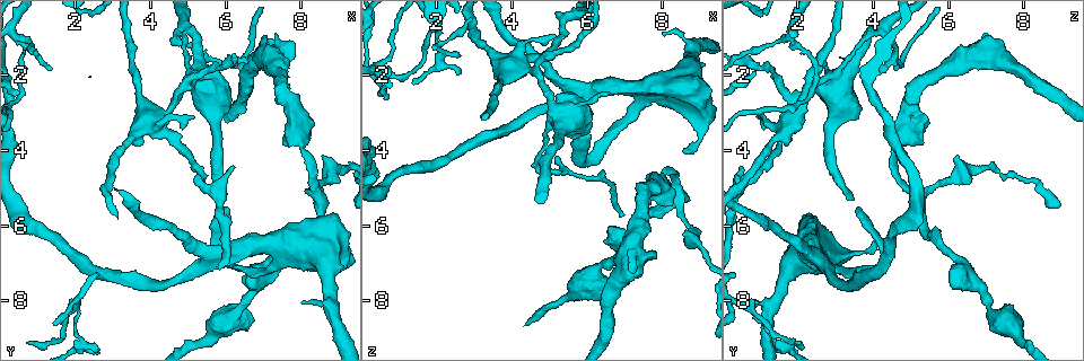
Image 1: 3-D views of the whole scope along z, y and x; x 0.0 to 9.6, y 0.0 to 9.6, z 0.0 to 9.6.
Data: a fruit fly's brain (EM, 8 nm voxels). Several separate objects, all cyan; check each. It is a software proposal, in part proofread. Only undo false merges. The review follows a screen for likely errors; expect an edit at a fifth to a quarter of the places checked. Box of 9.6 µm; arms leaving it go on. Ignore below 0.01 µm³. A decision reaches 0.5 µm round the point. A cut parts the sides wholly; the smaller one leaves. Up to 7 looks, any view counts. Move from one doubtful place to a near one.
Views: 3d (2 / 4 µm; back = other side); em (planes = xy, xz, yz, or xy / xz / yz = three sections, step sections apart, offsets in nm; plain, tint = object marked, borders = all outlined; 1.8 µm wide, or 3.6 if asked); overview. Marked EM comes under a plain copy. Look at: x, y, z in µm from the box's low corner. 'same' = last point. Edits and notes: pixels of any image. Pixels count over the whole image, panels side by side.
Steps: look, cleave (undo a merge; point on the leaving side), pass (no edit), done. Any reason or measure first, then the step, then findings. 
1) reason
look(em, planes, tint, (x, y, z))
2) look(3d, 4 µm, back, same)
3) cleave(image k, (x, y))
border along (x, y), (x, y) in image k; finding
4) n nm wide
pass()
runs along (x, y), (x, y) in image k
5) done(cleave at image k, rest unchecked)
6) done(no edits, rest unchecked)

three-way junction
look(em, planes, borders, (5.75, 6.75, 2.50))

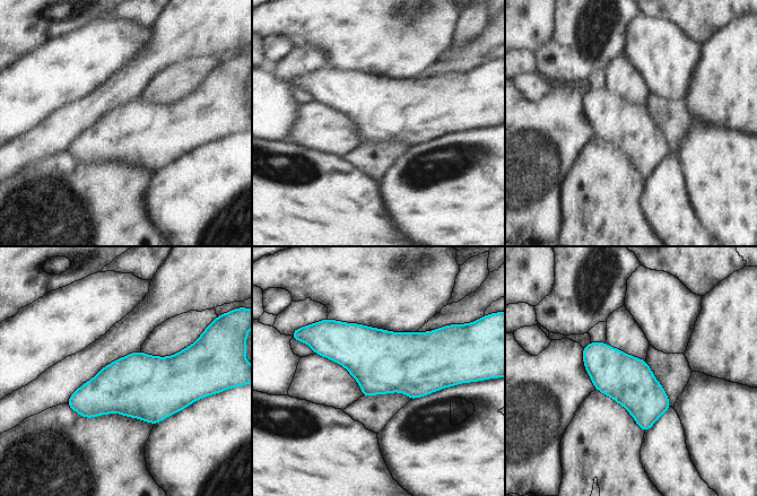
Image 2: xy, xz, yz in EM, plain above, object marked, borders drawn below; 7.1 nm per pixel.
pass()
one neuron here

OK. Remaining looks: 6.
a fork
look(em, 3.6 µm, planes, tint, (4.15, 3.15, 1.80))

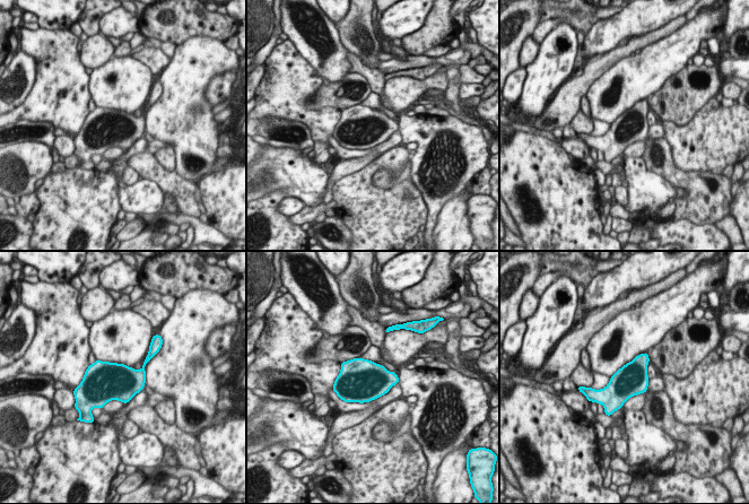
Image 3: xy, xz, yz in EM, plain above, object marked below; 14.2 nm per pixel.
pass()
continuous, no second neuron

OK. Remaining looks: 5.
thick turns thin
look(3d, 4 µm, (5.15, 2.05, 2.85))

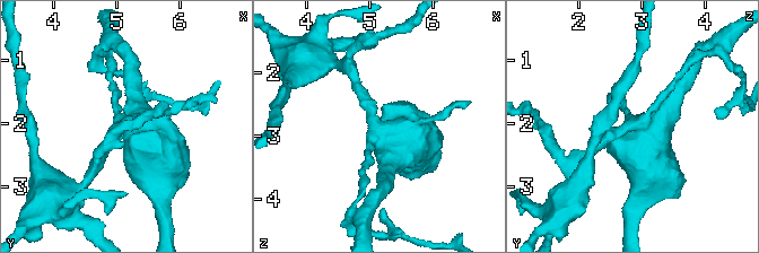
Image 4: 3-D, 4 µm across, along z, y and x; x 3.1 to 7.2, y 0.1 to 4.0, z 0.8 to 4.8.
look(em, xy, step 16, tint, (5.10, 2.10, 2.80))

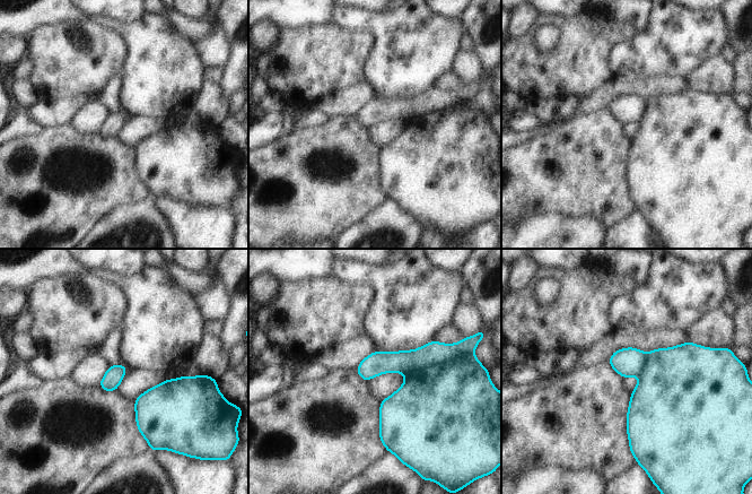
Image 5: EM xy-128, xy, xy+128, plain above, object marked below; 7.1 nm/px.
cut it another way
look(em, planes, tint, same)

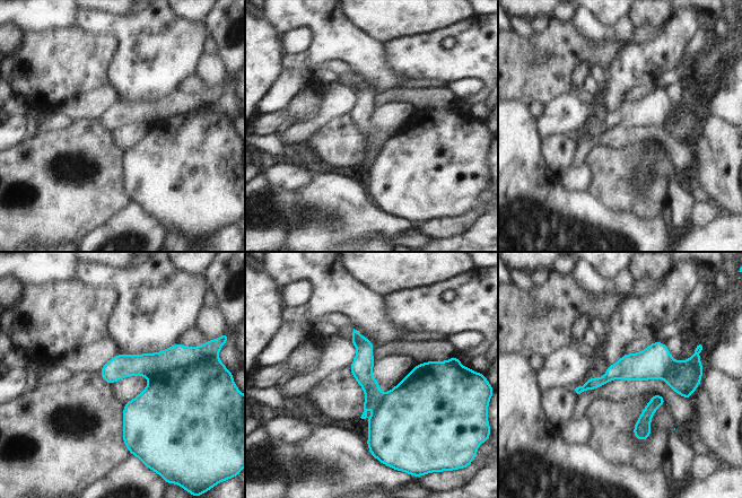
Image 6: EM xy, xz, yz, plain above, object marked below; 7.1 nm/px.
cleave(image 6, (150, 365))
border along (195, 360), (150, 378) in image 6; two neurons meet here

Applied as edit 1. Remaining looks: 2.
done(cleave at image 6, rest unchecked)

